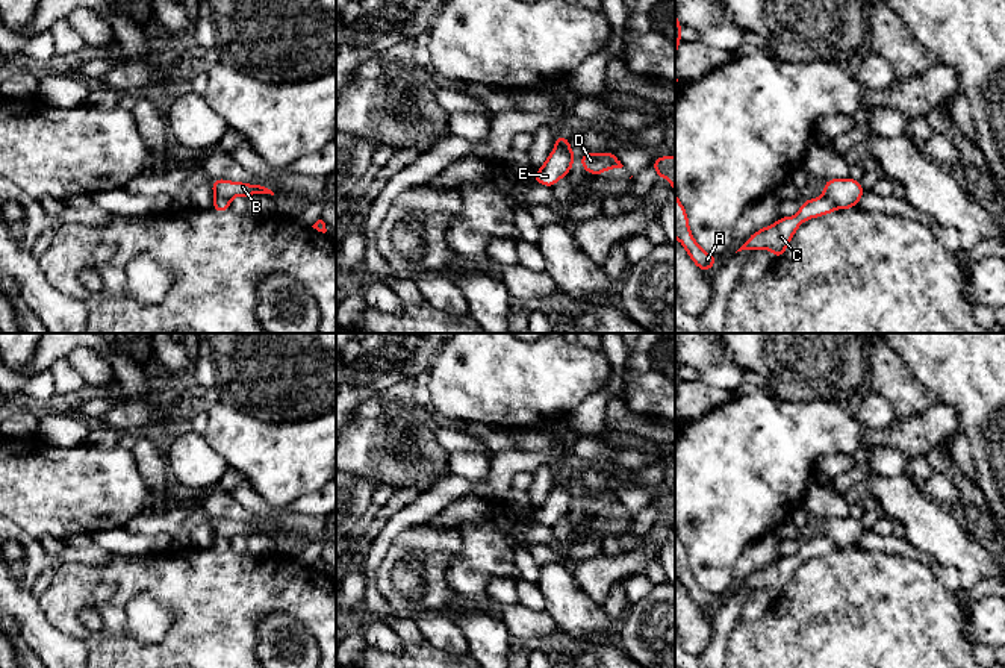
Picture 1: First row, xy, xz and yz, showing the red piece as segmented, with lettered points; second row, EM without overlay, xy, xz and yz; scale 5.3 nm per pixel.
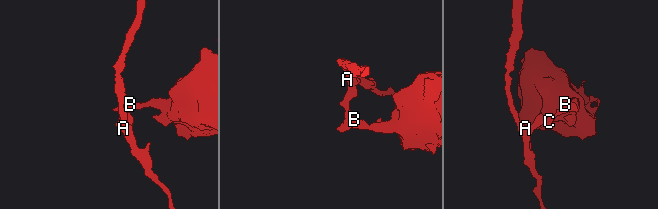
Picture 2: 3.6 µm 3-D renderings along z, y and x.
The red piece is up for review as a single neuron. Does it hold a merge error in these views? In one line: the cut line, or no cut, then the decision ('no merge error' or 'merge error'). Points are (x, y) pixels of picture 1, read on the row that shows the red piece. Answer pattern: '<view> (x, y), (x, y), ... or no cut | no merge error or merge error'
yz (824, 194), (837, 208) | merge error

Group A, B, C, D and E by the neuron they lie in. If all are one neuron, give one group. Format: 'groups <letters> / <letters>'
groups A C / B D E

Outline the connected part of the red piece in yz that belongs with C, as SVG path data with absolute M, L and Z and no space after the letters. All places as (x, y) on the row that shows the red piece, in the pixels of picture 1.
M825 195L802 200L801 209L795 217L779 217L776 223L754 232L737 251L766 248L772 251L776 259L781 259L802 223L828 215L835 209L835 203Z

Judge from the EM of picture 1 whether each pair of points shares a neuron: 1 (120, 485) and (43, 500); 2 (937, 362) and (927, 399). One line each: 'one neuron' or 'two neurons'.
1: one neuron
2: two neurons

